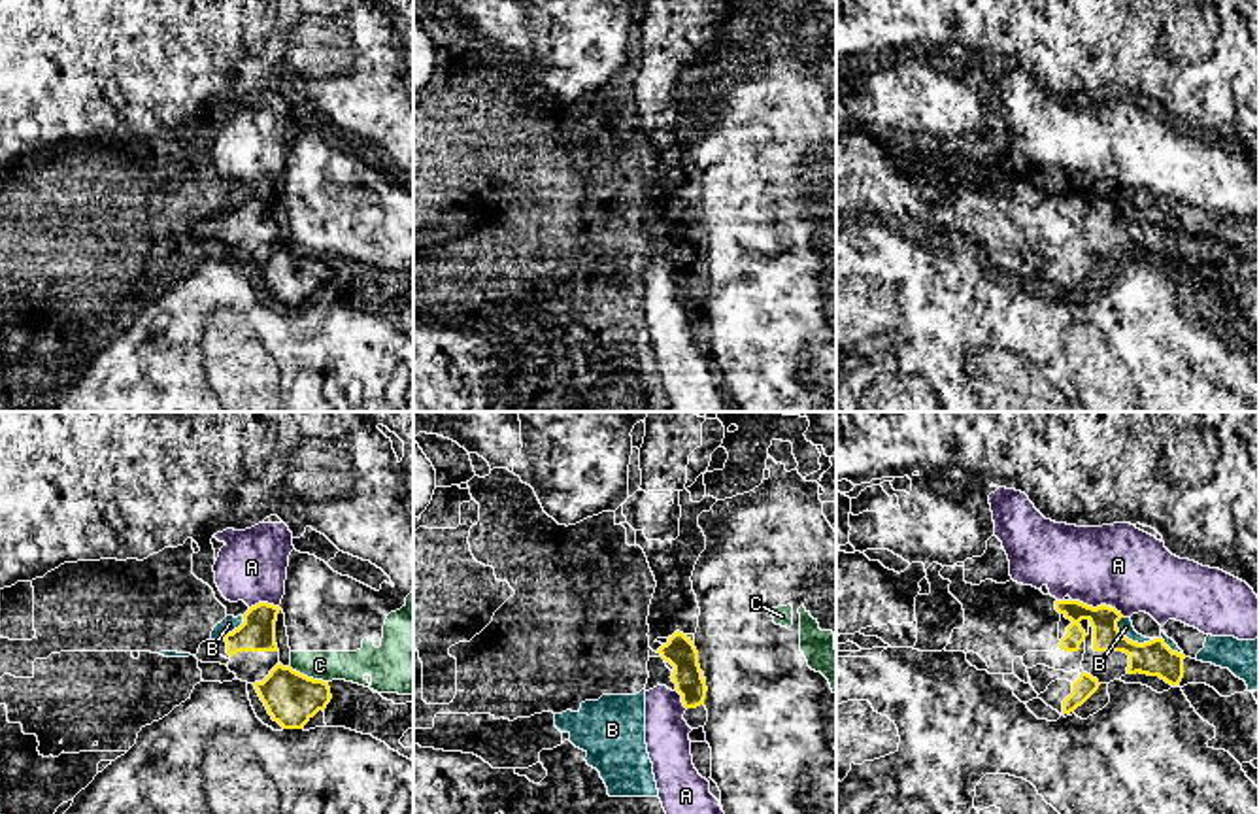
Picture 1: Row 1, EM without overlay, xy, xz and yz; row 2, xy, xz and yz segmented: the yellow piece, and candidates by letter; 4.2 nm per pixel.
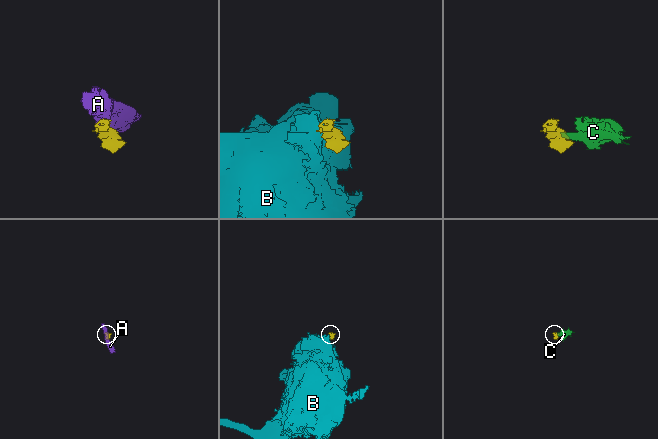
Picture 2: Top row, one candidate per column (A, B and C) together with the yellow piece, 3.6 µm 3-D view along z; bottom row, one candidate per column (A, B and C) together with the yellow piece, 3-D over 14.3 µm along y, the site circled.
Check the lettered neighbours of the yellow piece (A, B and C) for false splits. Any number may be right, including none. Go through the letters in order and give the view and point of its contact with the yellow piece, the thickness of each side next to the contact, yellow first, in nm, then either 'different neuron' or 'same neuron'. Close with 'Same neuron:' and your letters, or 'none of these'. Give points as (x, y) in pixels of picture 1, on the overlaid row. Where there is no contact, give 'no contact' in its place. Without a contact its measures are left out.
A: contact yz (1091, 607); calibres 120 and 360 nm; different neuron
B: contact yz (1131, 641); calibres 150 and 70 nm; different neuron
C: contact xy (306, 677); calibres 220 and 130 nm; different neuron
Same neuron: none of these

